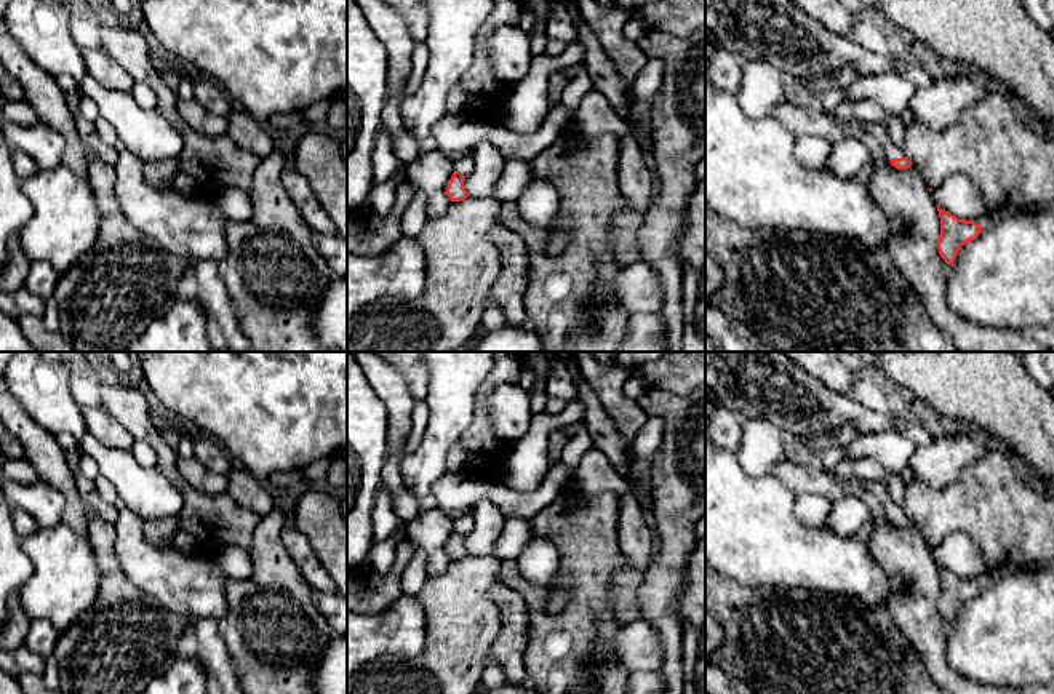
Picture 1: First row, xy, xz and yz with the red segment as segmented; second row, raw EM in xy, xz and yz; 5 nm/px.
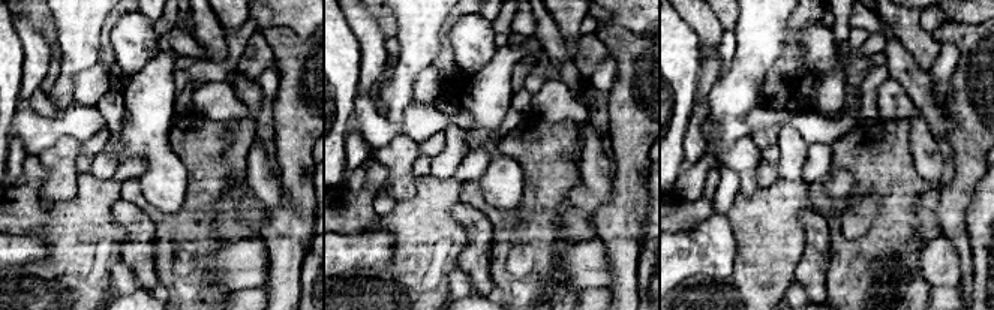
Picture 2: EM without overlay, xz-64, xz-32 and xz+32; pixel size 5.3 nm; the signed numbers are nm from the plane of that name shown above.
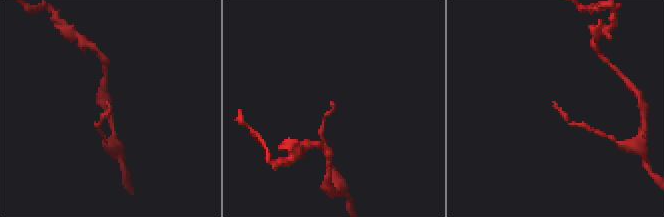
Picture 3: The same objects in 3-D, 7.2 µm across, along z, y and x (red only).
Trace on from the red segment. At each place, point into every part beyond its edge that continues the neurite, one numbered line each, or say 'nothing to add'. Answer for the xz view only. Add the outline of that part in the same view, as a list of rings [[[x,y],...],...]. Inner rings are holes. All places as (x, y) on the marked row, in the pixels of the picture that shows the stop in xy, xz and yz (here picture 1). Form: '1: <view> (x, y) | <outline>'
1: xz (466, 163) | [[[469,150],[464,157],[461,157],[459,160],[453,160],[451,163],[454,171],[461,171],[467,177],[475,168],[473,152]]]

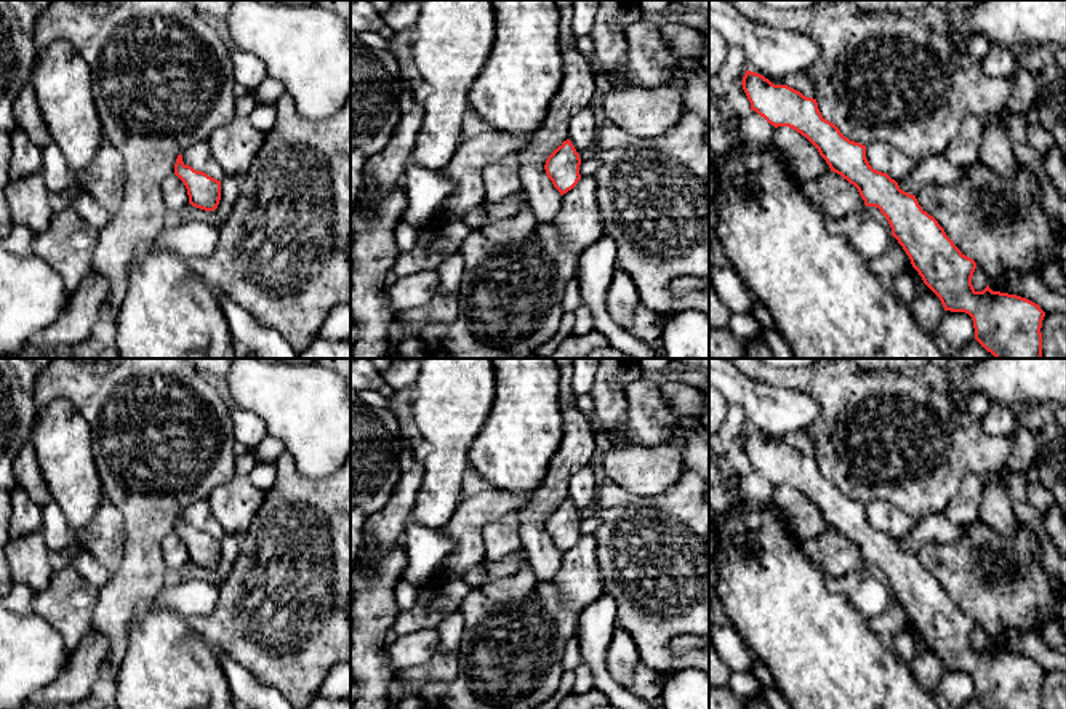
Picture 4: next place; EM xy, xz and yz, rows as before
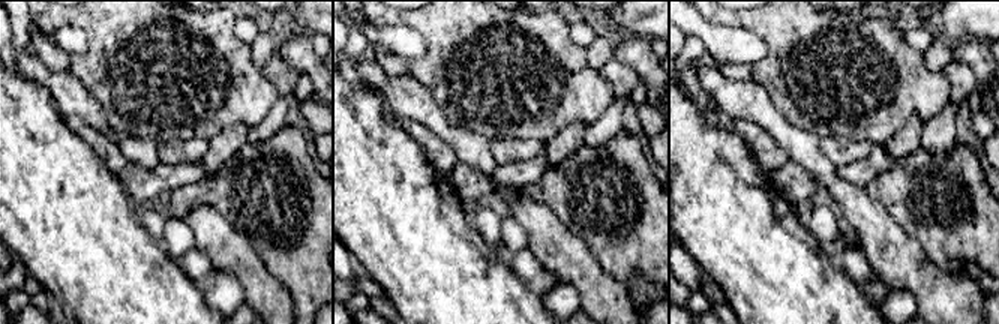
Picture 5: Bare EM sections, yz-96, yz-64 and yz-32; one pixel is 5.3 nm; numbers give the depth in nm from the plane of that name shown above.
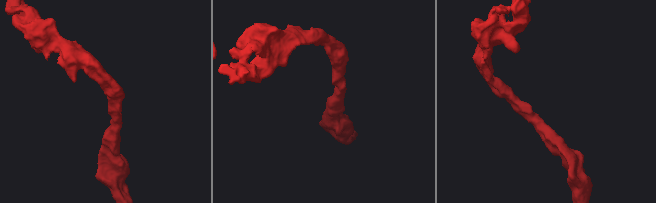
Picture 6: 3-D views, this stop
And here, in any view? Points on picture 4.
nothing to add

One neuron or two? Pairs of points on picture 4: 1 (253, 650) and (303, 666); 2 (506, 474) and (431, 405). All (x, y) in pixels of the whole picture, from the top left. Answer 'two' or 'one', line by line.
1: one
2: two

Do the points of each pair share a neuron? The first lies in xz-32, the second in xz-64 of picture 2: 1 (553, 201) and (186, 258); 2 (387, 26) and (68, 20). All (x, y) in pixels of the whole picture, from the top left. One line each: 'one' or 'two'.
1: one
2: two

